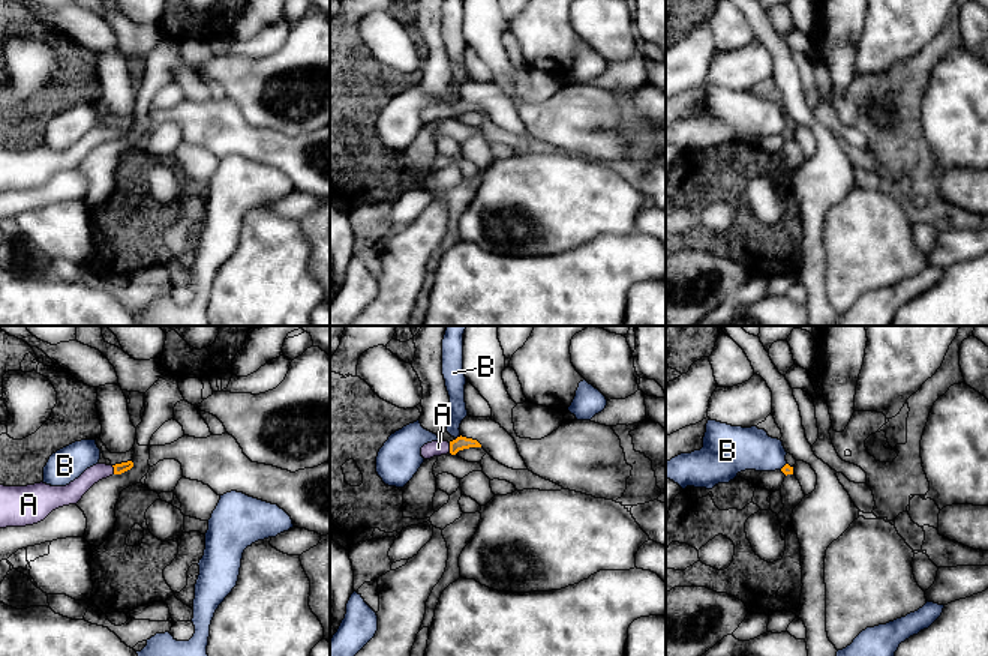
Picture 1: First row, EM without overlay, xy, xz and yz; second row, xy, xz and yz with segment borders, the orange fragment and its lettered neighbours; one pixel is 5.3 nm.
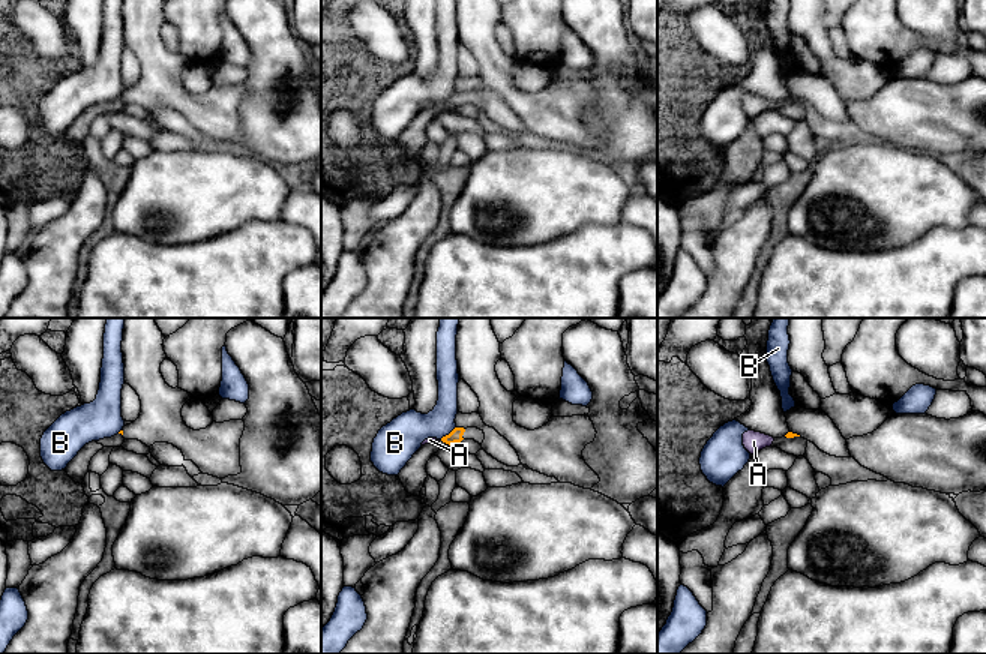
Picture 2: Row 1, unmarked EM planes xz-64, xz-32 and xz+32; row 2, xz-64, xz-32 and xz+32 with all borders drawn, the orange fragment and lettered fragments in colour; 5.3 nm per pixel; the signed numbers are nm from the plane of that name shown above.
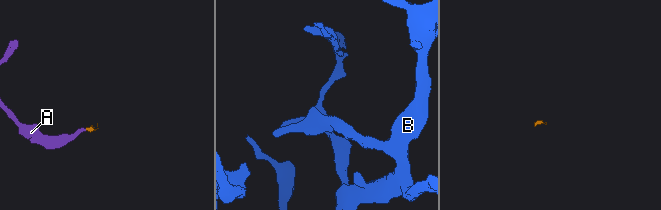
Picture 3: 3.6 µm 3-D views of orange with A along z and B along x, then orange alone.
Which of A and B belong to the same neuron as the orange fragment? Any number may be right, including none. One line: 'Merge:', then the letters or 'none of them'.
Merge: A

